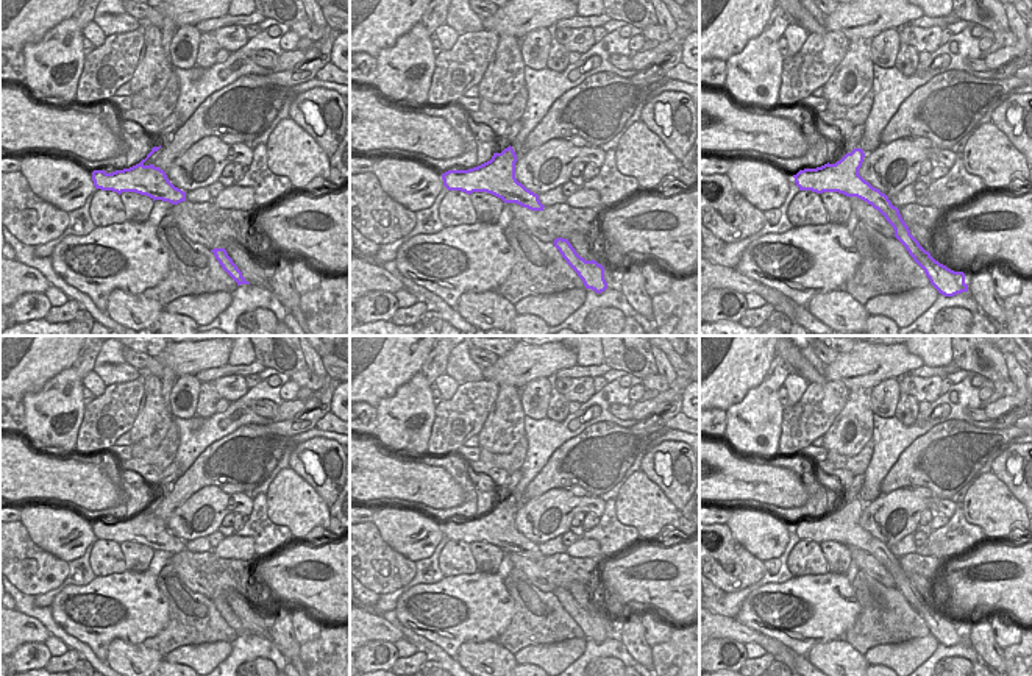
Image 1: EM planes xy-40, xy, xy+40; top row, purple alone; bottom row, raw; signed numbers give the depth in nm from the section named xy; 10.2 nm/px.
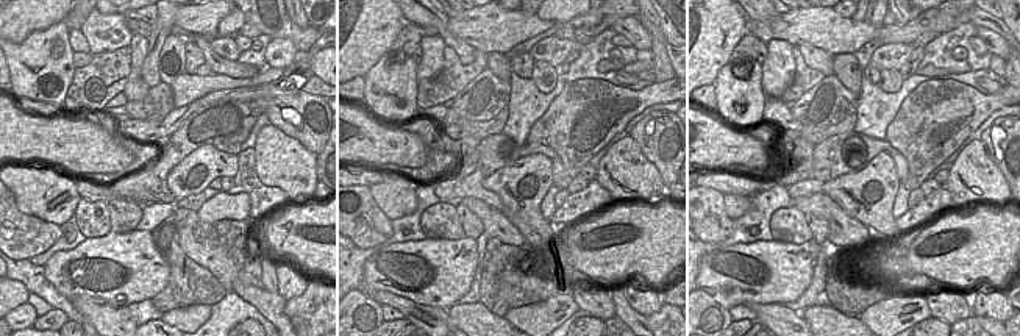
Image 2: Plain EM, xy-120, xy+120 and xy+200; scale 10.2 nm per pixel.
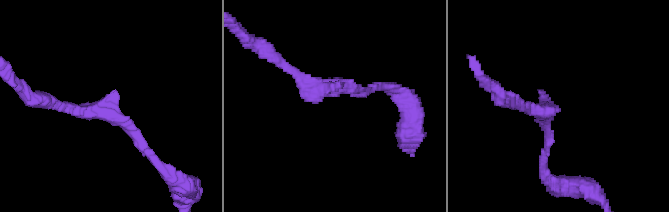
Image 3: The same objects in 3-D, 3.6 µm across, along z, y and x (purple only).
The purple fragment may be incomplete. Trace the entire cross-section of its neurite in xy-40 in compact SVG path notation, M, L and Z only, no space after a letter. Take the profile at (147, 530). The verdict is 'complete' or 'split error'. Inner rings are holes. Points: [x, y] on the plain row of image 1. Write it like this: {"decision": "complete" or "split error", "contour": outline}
{"decision": "complete", "contour": "M161 495L153 496L145 509L130 518L116 520L112 523L106 523L105 520L94 520L92 531L95 539L112 540L119 545L122 542L136 542L150 546L153 551L162 550L172 554L186 551L186 542L175 537L169 531L164 520L155 517L153 514L144 514L159 498Z"}

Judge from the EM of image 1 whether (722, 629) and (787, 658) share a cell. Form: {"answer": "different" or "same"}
{"answer": "same"}

